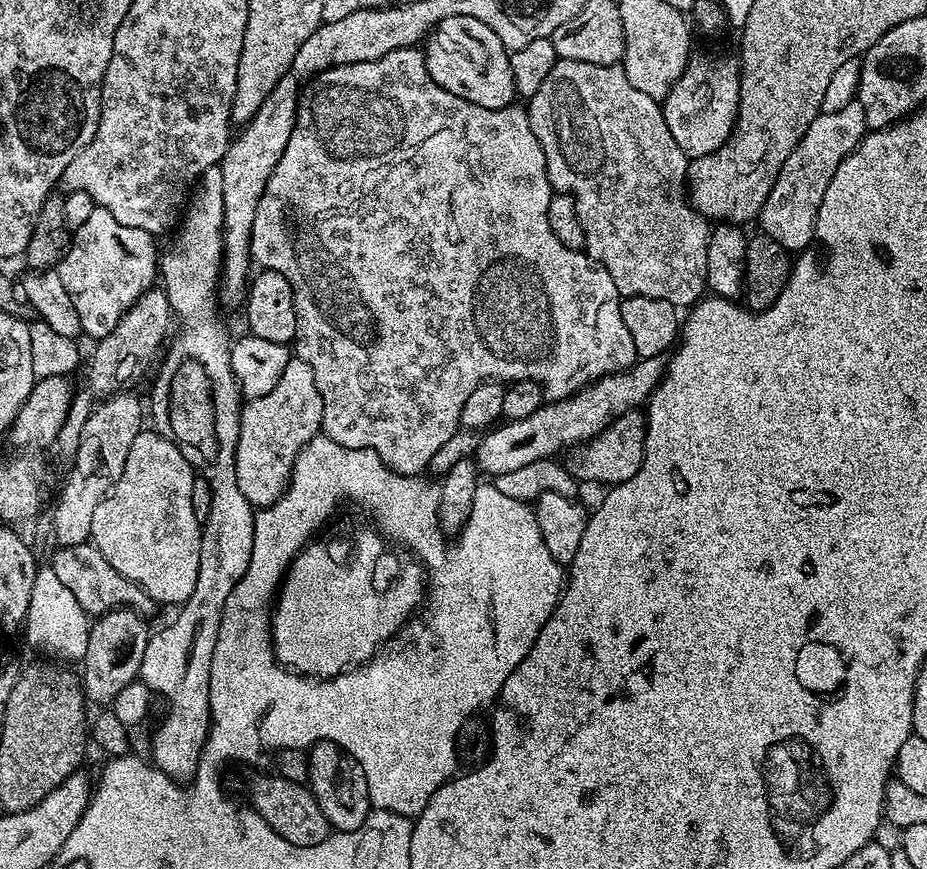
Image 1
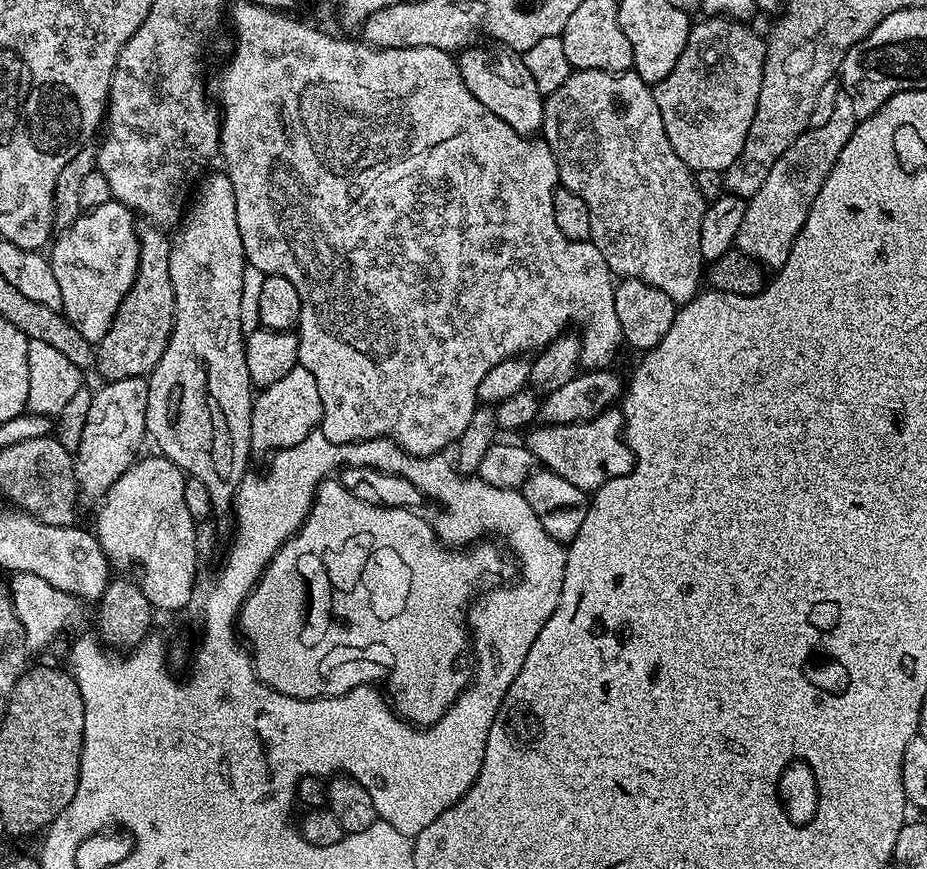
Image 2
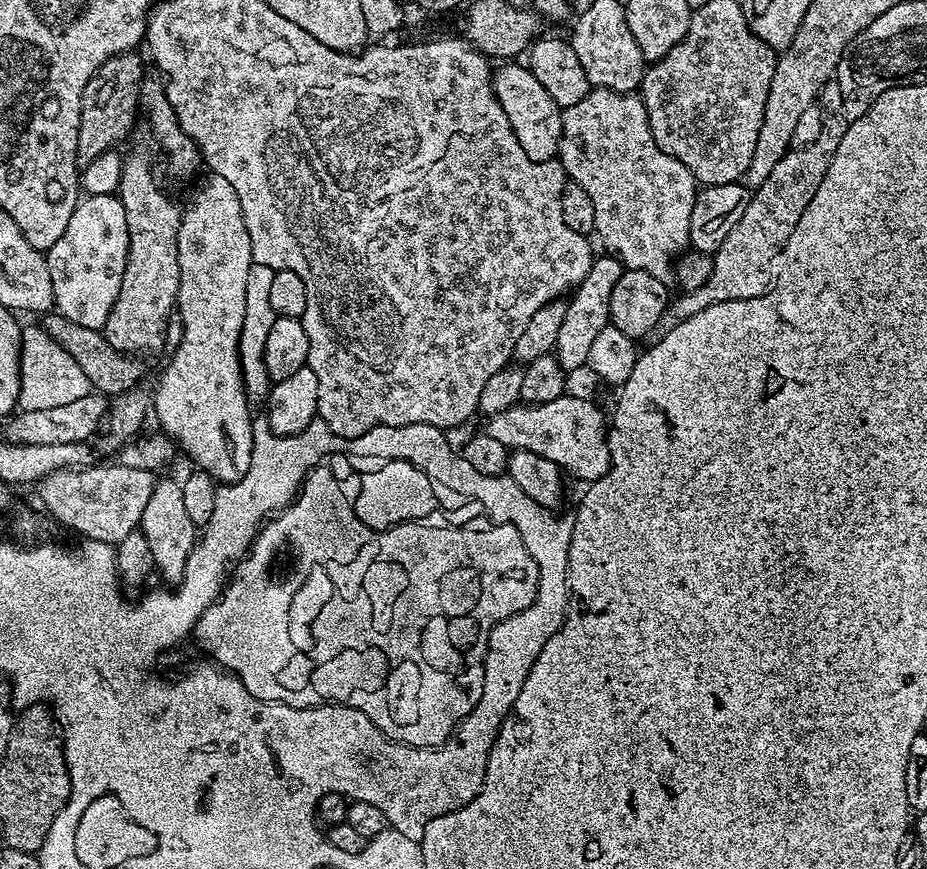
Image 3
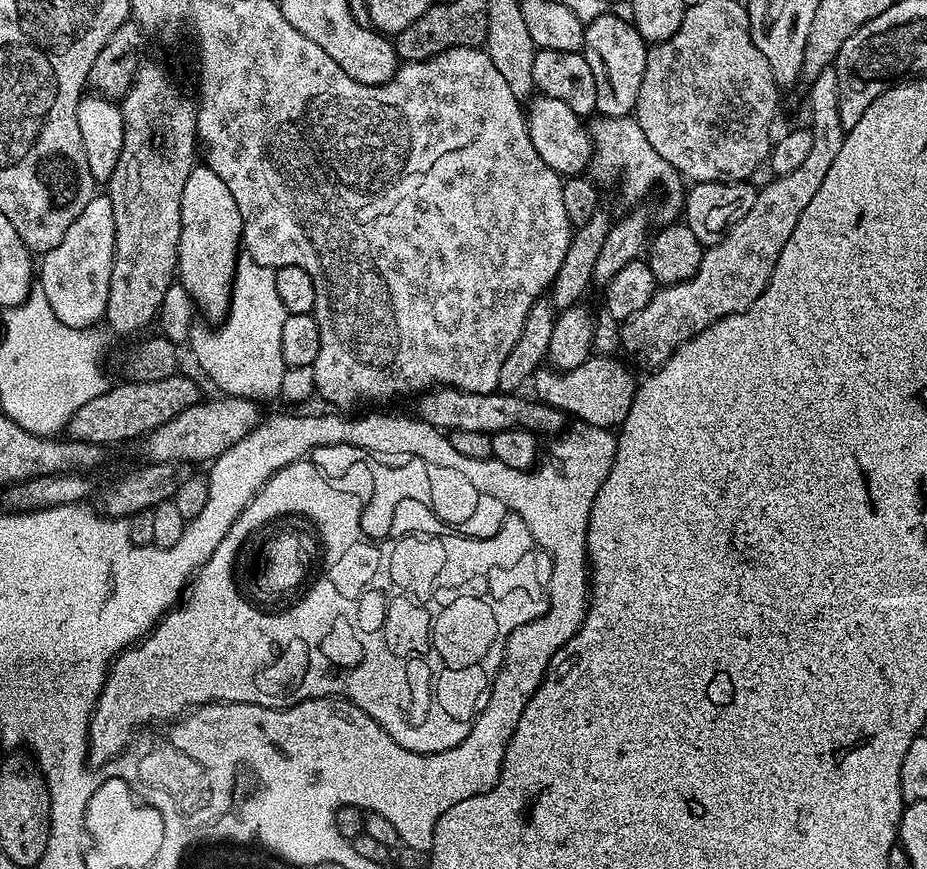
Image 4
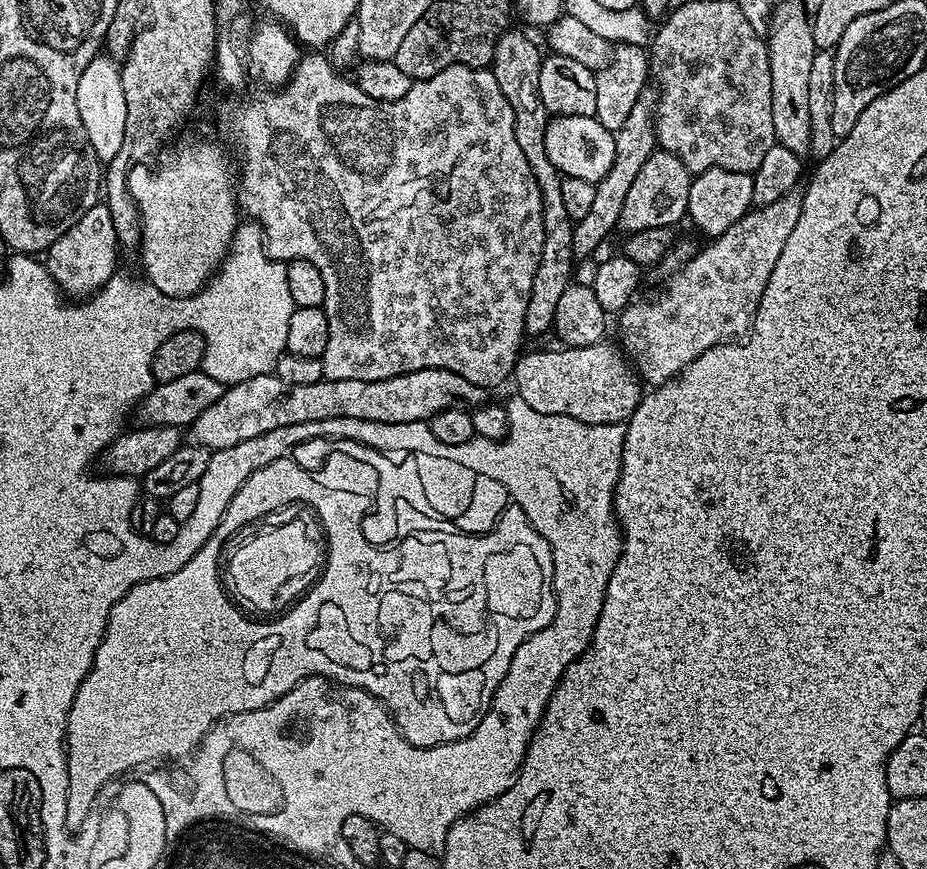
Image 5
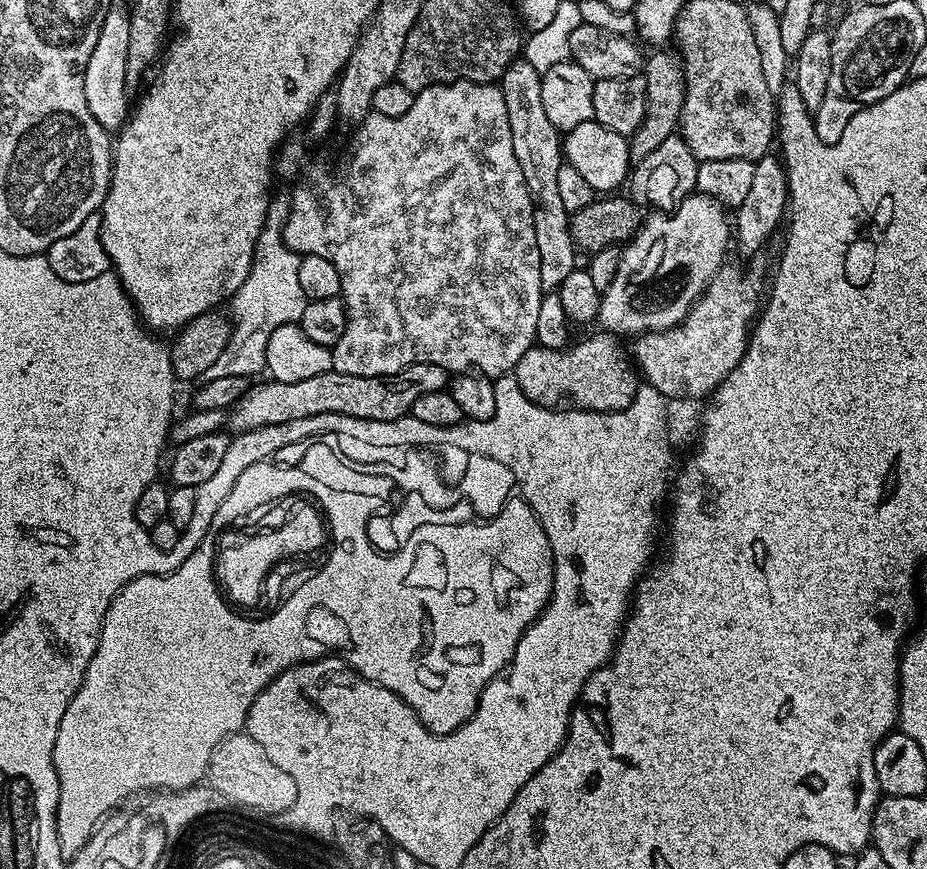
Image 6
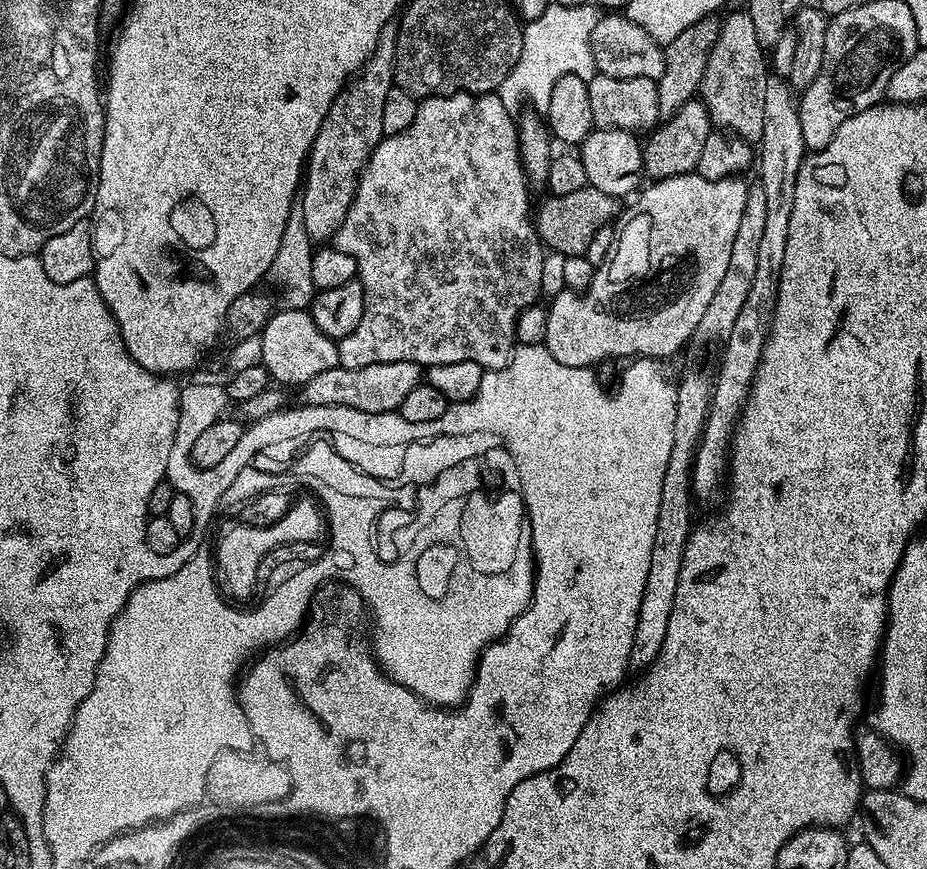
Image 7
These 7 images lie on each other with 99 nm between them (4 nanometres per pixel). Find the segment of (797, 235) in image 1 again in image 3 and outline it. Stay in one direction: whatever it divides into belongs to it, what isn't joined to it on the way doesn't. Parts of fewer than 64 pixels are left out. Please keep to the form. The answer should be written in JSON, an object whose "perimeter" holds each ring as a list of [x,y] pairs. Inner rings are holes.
{"perimeter":[[[836,79],[828,80],[820,91],[818,107],[824,118],[818,138],[814,138],[810,146],[789,150],[782,162],[778,162],[778,166],[770,170],[770,178],[766,178],[766,182],[762,182],[762,186],[758,186],[749,195],[746,214],[738,218],[738,226],[734,226],[734,230],[726,234],[726,242],[722,242],[722,246],[718,246],[712,256],[710,278],[706,278],[706,282],[698,286],[698,290],[684,292],[677,300],[675,297],[669,303],[662,321],[665,329],[690,318],[690,314],[698,314],[698,310],[706,310],[706,306],[758,298],[768,292],[774,280],[774,265],[779,261],[790,234],[794,234],[794,226],[798,226],[802,210],[810,206],[810,198],[814,198],[818,186],[822,186],[822,178],[826,178],[826,170],[830,170],[838,142],[844,140],[850,123],[842,106],[842,86],[838,86]]]}

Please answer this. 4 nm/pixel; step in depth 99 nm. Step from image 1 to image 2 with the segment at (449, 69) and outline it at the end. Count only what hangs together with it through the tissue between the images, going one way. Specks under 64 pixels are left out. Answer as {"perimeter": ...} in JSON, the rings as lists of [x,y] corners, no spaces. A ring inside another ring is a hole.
{"perimeter":[[[495,42],[480,43],[484,44],[465,47],[458,56],[460,77],[466,82],[470,94],[474,94],[490,114],[498,114],[498,118],[520,136],[531,137],[539,133],[544,127],[544,96],[538,86],[534,86],[534,78],[530,70],[526,70],[523,55]]]}

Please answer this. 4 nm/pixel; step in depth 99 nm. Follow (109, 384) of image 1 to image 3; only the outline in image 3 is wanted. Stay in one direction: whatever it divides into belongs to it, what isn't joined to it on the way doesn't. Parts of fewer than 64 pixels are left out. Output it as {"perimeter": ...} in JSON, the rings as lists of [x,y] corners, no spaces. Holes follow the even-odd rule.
{"perimeter":[[[144,156],[123,157],[122,178],[118,193],[122,210],[126,210],[128,253],[126,270],[122,274],[122,290],[114,298],[114,310],[103,326],[104,337],[114,350],[127,356],[149,358],[164,348],[168,336],[168,319],[173,319],[176,295],[180,285],[178,270],[178,230],[182,215],[176,205],[160,189],[152,164]]]}

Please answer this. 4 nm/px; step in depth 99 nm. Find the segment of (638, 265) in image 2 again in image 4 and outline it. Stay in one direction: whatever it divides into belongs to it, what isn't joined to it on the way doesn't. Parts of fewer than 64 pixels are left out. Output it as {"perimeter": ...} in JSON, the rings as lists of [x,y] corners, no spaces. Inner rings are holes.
{"perimeter":[[[597,115],[592,122],[590,131],[594,151],[590,165],[591,171],[596,171],[604,180],[616,180],[620,172],[624,172],[620,176],[620,192],[626,199],[636,200],[632,202],[642,201],[640,199],[656,183],[664,184],[664,192],[668,195],[668,212],[672,215],[669,217],[679,217],[686,199],[685,181],[680,173],[673,170],[670,162],[666,162],[666,158],[662,158],[662,154],[658,154],[658,150],[654,150],[650,142],[646,142],[646,134],[642,134],[642,126],[638,126],[635,115]]]}

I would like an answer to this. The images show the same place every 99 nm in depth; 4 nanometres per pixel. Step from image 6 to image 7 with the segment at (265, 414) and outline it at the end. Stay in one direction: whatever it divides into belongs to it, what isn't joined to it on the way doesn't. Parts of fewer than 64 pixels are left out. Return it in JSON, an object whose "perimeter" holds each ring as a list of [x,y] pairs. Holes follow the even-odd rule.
{"perimeter":[[[382,362],[361,368],[335,368],[310,378],[299,389],[300,400],[310,406],[350,406],[350,410],[366,410],[366,414],[382,414],[400,409],[406,394],[421,383],[421,365],[414,362]]]}

